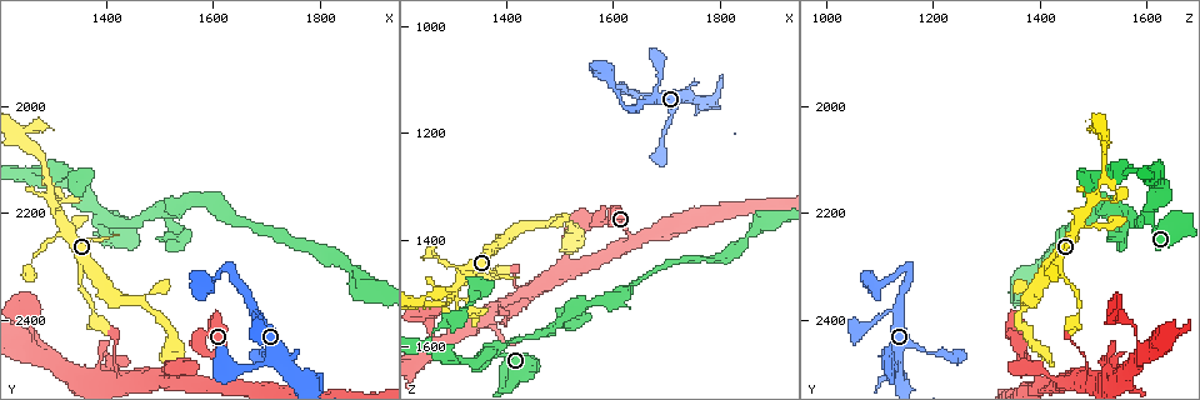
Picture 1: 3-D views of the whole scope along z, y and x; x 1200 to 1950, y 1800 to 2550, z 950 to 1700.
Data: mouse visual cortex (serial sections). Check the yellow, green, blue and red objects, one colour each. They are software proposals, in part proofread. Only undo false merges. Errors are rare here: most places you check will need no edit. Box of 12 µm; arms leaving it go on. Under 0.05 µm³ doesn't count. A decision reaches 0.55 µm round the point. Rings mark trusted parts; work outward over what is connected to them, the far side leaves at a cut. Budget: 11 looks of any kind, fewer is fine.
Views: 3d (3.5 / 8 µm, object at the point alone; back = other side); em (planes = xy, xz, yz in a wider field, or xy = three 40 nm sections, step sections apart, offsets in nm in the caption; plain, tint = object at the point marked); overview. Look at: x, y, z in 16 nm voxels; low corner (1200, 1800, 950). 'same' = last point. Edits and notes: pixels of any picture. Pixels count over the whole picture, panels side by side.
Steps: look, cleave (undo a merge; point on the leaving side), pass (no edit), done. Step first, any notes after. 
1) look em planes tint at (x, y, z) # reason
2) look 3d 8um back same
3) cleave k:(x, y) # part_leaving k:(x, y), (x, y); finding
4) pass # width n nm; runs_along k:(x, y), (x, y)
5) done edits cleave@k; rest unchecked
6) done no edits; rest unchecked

look 3d 3.5um at (1620, 2305, 1155) # abrupt turn

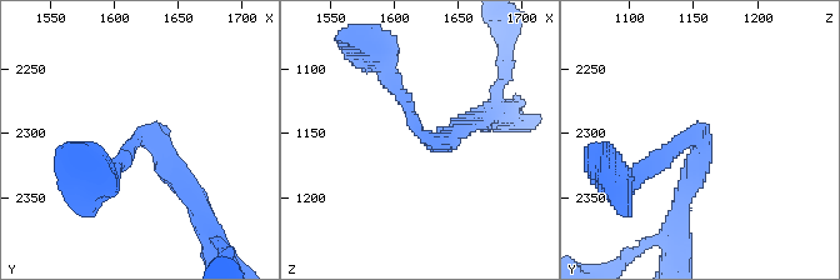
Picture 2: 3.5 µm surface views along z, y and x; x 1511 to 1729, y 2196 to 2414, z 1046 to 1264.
look em xy step 5 tint at (1624, 2304, 1154) # arm_widths 200, 250 nm

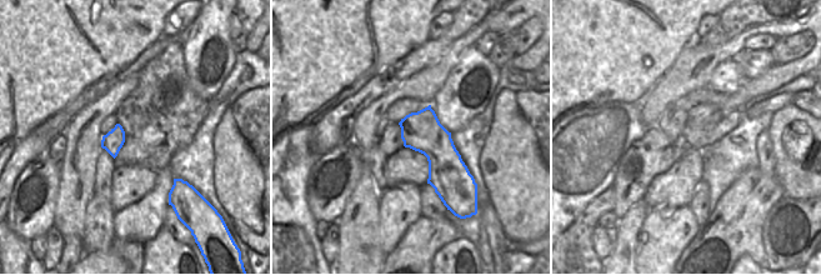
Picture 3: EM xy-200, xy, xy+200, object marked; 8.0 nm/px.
pass # runs_along 2:(471, 121), (425, 138), (390, 78); continuous, no second cell

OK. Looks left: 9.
look 3d 8um at (1635, 2505, 1395) # abrupt turn

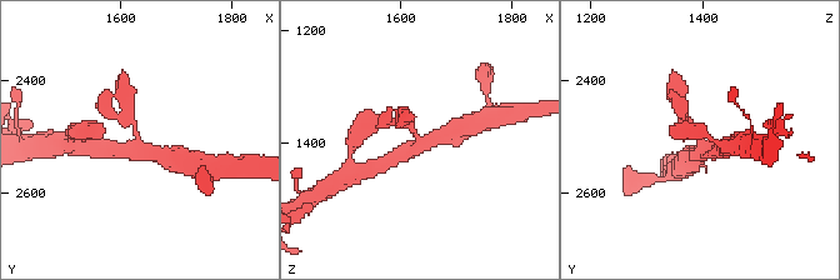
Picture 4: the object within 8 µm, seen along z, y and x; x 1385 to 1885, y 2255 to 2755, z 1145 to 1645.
look 3d 3.5um at (1640, 2505, 1395) # closer look

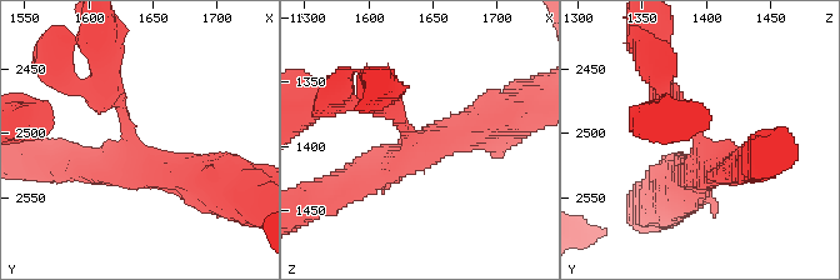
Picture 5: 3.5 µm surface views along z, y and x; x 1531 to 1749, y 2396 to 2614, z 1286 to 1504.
look em xy step 1 tint at (1632, 2504, 1398) # arms 3; arm_widths 300, 400, 450 nm; now the EM

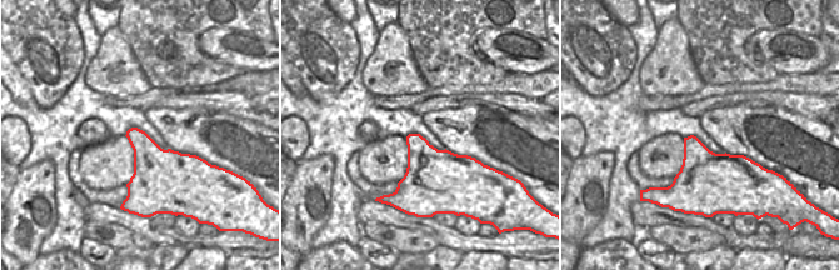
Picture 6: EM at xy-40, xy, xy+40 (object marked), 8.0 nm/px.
pass # runs_along 5:(656, 80), (710, 156), (736, 169); one cell here

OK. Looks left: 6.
look 3d 3.5um at (1400, 2470, 1530)

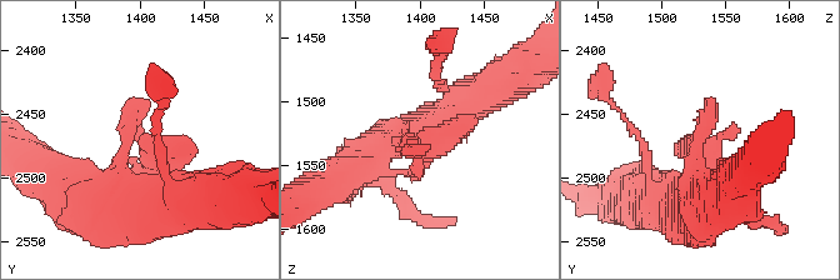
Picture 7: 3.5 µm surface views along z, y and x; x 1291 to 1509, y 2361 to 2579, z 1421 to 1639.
pass # runs_along 7:(135, 198), (124, 198), (131, 136), (196, 151); all the same cell

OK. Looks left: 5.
look 3d 3.5um at (1345, 2140, 1510) # sharp bend

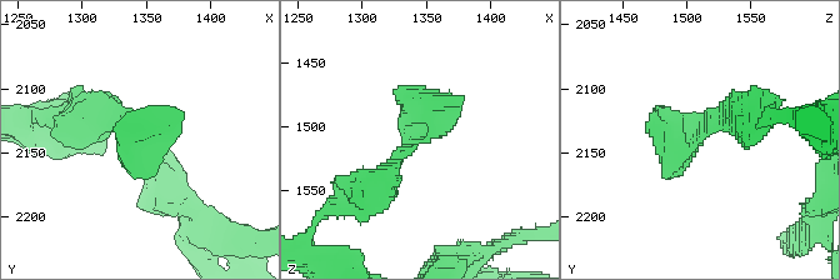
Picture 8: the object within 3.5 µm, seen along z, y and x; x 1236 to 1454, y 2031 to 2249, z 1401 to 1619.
look em xy step 5 tint at (1342, 2144, 1506)

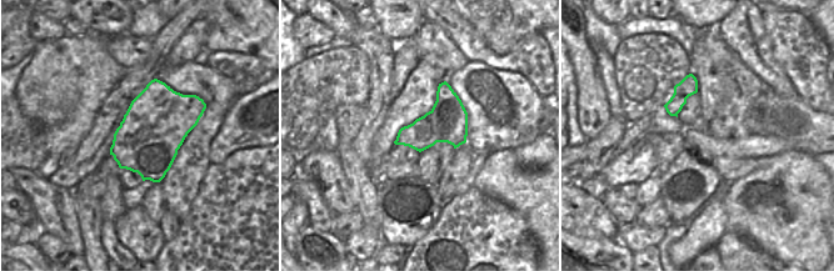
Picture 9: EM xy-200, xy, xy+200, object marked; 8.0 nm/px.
pass # one cell here

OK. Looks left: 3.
done no edits; rest unchecked

